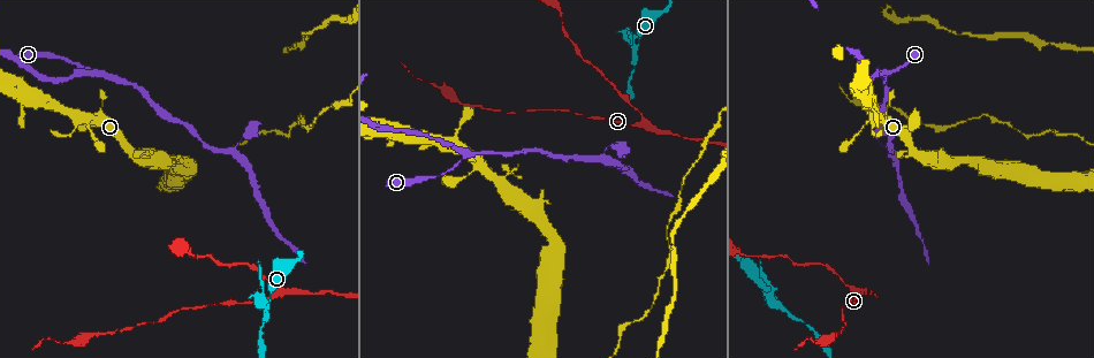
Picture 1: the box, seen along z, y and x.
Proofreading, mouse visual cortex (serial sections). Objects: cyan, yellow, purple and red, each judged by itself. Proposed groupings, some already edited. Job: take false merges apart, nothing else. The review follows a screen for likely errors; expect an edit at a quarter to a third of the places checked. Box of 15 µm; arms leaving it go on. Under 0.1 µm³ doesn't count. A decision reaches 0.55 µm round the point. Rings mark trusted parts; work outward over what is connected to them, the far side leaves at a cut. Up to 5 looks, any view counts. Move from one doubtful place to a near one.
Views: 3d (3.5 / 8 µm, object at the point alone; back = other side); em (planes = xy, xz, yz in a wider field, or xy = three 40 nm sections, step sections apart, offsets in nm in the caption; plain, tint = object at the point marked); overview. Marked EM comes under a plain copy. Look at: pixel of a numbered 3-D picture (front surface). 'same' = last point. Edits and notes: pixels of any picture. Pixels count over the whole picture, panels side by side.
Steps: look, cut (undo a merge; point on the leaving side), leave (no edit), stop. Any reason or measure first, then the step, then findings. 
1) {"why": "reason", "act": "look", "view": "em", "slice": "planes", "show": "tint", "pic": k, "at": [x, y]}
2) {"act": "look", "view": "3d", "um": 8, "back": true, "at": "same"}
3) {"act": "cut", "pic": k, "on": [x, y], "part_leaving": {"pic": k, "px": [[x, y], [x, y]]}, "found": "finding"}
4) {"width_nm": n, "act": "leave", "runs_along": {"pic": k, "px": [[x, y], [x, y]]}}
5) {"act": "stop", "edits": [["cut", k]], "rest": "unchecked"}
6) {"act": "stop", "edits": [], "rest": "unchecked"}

{"why": "branch point", "act": "look", "view": "3d", "um": 8, "pic": 1, "at": [780, 303]}

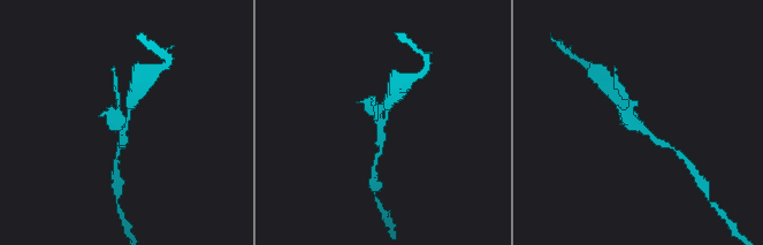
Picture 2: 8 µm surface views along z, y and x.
{"act": "look", "view": "3d", "um": 3.5, "pic": 2, "at": [125, 123]}

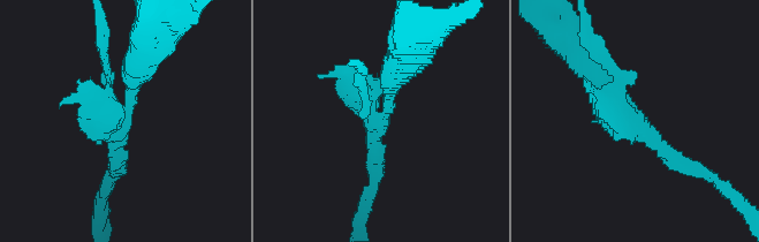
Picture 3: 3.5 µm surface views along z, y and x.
{"act": "cut", "pic": 3, "on": [92, 101], "part_leaving": {"pic": 3, "px": [[113, 120], [103, 24]]}, "found": "two cells meet here"}

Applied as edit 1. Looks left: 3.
{"why": "redraw", "act": "look", "view": "overview"}

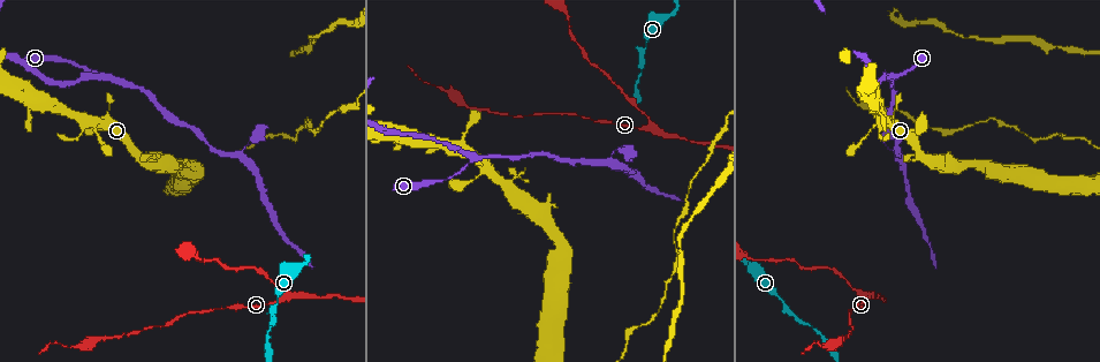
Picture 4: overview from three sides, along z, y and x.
{"why": "side arm on a straight run", "act": "look", "view": "3d", "um": 3.5, "back": true, "pic": 4, "at": [863, 296]}

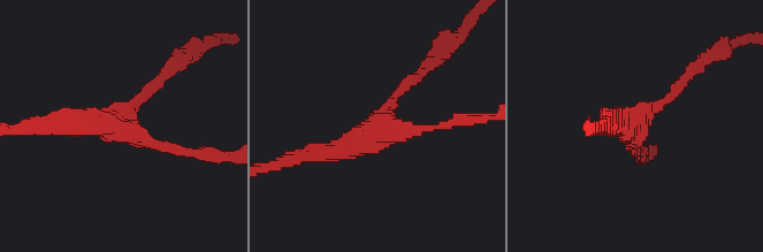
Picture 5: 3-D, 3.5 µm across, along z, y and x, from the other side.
{"arms": 3, "arm_widths_nm": [150, 150, 300], "why": "shape alone is not enough", "act": "look", "view": "em", "slice": "xy", "step": 1, "show": "tint", "pic": 5, "at": [637, 126]}

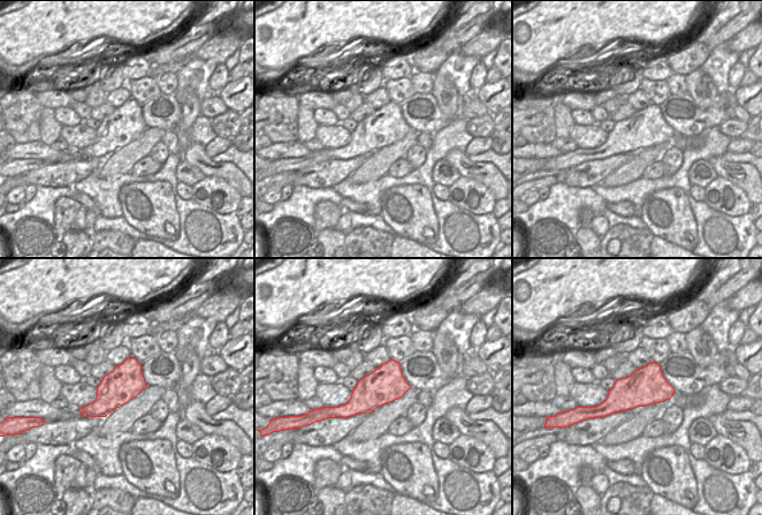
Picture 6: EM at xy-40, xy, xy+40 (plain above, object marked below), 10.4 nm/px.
{"act": "leave", "runs_along": {"pic": 5, "px": [[638, 151], [630, 134], [683, 81]]}, "found": "continuous, no second cell"}

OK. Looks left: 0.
{"act": "stop", "edits": [["cut", 3]], "rest": "unchecked"}

